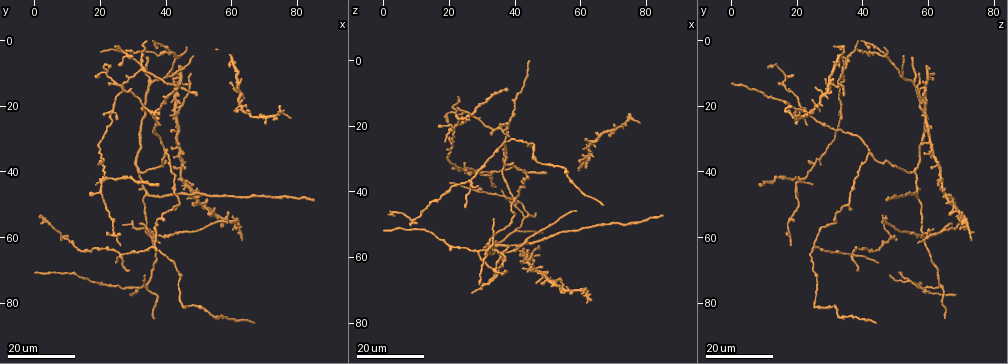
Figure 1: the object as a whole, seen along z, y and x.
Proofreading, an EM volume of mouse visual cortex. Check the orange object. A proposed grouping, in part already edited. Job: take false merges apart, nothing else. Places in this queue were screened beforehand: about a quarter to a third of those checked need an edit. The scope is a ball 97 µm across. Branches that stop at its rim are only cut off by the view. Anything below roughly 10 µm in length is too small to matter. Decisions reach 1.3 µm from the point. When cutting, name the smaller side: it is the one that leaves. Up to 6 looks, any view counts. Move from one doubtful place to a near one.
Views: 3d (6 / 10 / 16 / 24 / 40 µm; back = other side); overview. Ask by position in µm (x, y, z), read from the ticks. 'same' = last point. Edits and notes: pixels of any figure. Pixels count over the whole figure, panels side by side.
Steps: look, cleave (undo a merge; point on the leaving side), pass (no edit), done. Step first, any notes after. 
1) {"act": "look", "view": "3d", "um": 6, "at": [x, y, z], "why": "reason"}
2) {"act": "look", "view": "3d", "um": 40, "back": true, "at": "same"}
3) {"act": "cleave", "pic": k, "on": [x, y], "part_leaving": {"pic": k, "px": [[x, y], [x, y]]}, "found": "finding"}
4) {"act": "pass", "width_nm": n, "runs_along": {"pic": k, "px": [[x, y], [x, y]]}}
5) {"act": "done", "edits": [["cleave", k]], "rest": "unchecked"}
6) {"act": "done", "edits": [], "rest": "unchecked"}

{"act": "look", "view": "3d", "um": 16, "at": [33.0, 75.0, 63.5], "why": "three arms meet"}

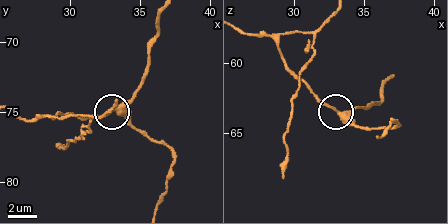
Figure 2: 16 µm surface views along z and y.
{"act": "look", "view": "3d", "um": 6, "at": [33.4, 75.0, 63.8]}

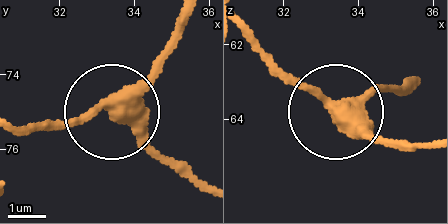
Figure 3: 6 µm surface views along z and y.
{"act": "pass", "arms": 3, "runs_along": {"pic": 3, "px": [[190, 16], [113, 109], [180, 175]]}, "found": "continuous, no second neuron"}

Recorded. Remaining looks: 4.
{"act": "look", "view": "3d", "um": 16, "at": [29.0, 75.5, 57.5]}

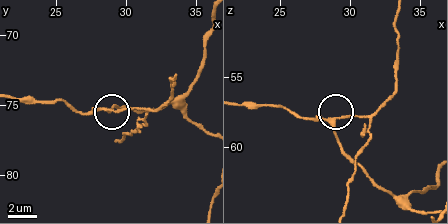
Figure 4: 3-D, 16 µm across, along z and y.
{"act": "look", "view": "3d", "um": 10, "at": [28.6, 75.4, 58.2], "why": "zoom in"}

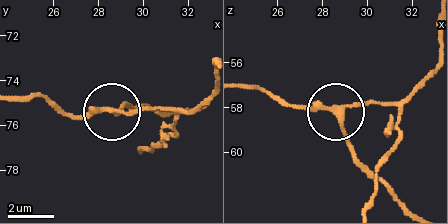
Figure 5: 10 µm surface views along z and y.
{"act": "cleave", "pic": 5, "on": [361, 105], "width_nm": 190, "part_leaving": {"pic": 5, "px": [[328, 107], [400, 99], [429, 72]]}, "found": "two neurons meet here"}

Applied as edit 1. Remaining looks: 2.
{"act": "done", "edits": [["cleave", 5]], "rest": "unchecked"}

